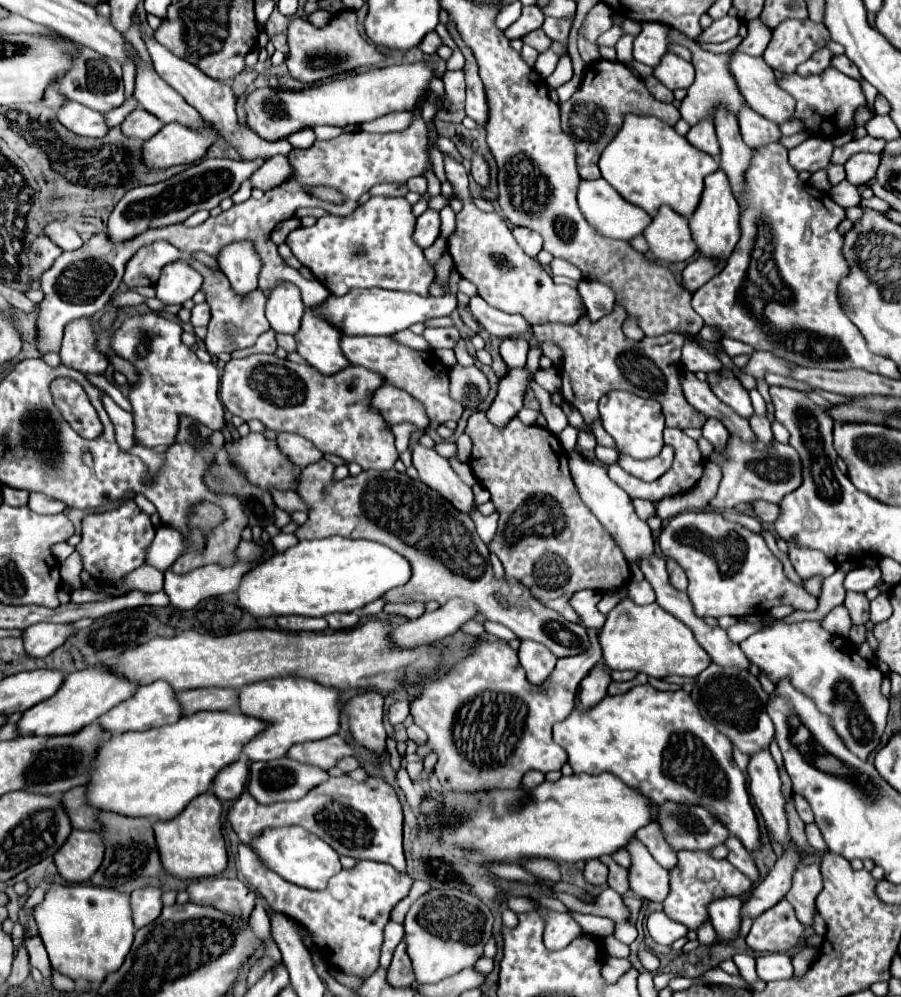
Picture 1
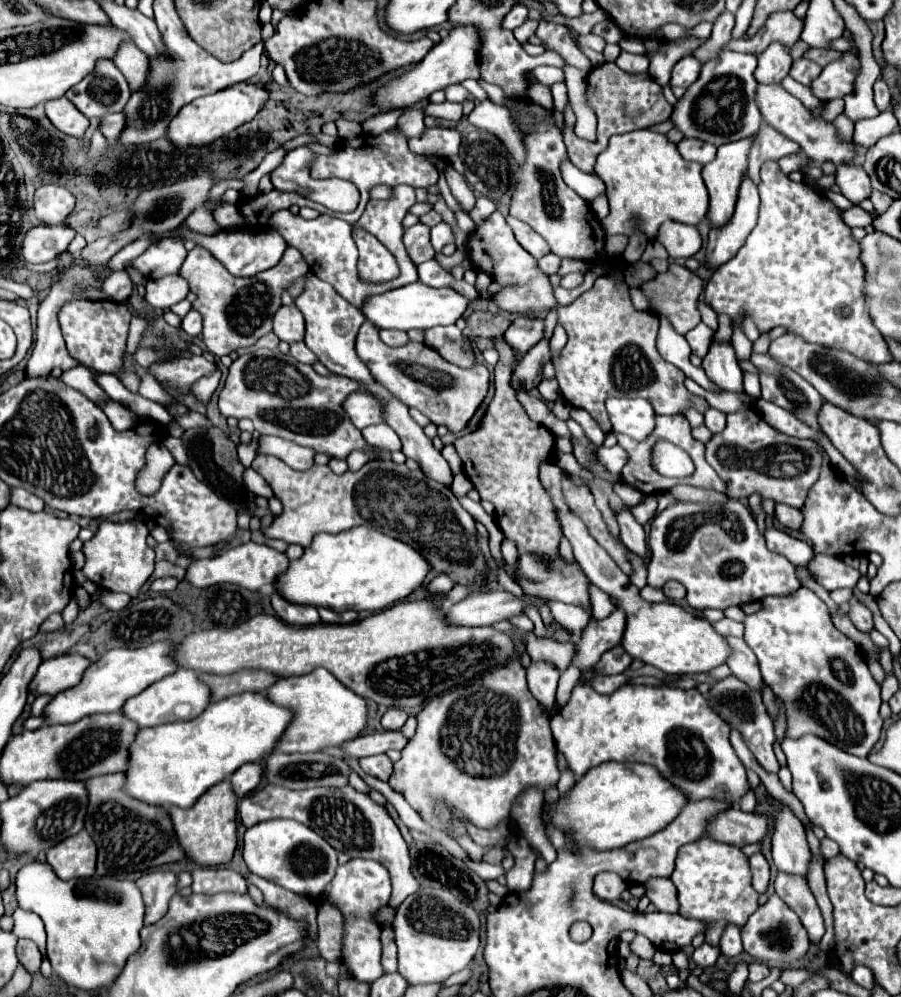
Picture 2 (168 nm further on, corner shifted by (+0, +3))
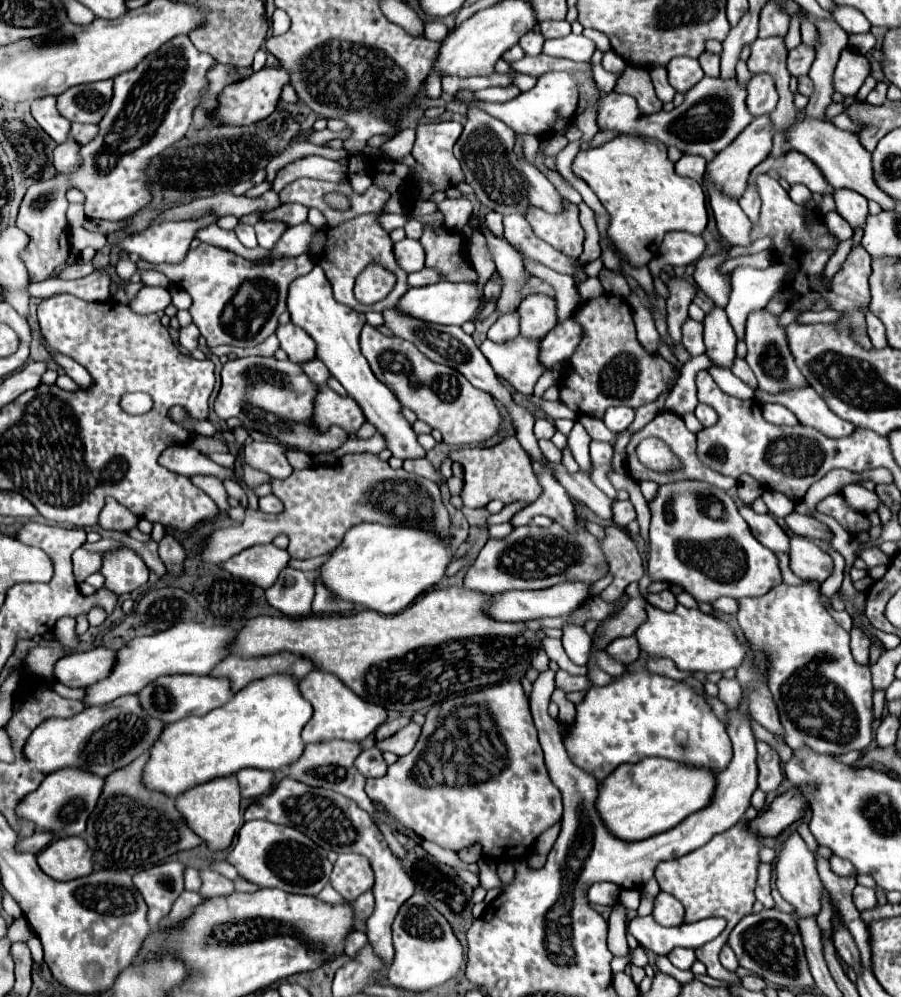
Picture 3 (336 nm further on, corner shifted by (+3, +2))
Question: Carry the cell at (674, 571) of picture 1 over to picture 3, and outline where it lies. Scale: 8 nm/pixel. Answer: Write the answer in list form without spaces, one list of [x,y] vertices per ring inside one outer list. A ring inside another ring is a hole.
[[[667,589],[667,591],[661,591],[661,593],[649,593],[647,595],[647,603],[653,605],[653,607],[659,607],[663,611],[673,611],[677,601],[675,601],[675,595]]]

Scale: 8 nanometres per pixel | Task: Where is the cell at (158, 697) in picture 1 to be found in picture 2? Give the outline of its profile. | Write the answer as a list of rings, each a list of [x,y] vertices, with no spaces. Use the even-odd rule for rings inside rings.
[[[176,670],[174,674],[168,674],[162,680],[154,682],[152,686],[148,686],[138,696],[132,696],[122,706],[122,712],[124,712],[126,718],[136,722],[140,728],[144,728],[144,726],[160,726],[160,724],[168,724],[168,722],[180,722],[180,720],[196,718],[200,712],[204,712],[204,708],[208,706],[208,700],[210,700],[208,686],[200,684],[200,680],[196,678],[196,672],[192,672],[192,670]]]

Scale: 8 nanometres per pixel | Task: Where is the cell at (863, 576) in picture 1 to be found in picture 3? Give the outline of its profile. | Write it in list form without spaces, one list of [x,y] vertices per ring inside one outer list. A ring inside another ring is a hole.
[[[793,537],[789,543],[789,567],[801,579],[823,583],[833,571],[833,559],[805,537]]]

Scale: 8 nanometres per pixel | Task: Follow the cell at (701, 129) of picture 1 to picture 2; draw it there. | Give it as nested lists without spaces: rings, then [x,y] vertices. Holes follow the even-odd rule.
[[[682,138],[678,144],[678,150],[686,160],[708,164],[716,158],[718,148],[710,142],[702,142],[702,140],[694,140],[694,138]]]

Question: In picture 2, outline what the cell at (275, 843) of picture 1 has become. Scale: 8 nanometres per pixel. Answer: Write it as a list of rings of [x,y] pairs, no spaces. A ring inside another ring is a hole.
[[[266,820],[244,834],[244,860],[250,872],[302,896],[320,896],[338,868],[336,858],[338,852],[322,836],[296,820]]]

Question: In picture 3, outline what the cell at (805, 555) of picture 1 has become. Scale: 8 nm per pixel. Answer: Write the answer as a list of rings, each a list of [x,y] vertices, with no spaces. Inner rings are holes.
[[[739,505],[739,513],[747,521],[749,529],[755,533],[757,541],[761,541],[767,549],[771,549],[771,551],[783,551],[783,553],[789,551],[789,537],[775,523],[771,513],[759,515],[749,505]]]

